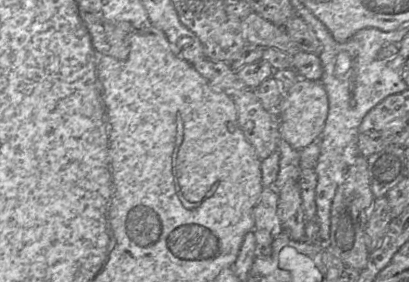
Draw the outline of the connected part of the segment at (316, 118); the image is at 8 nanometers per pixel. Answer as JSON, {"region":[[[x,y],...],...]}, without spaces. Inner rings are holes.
{"region":[[[300,78],[290,90],[284,93],[277,109],[281,138],[298,151],[309,146],[321,134],[328,110],[328,96],[322,83]]]}

